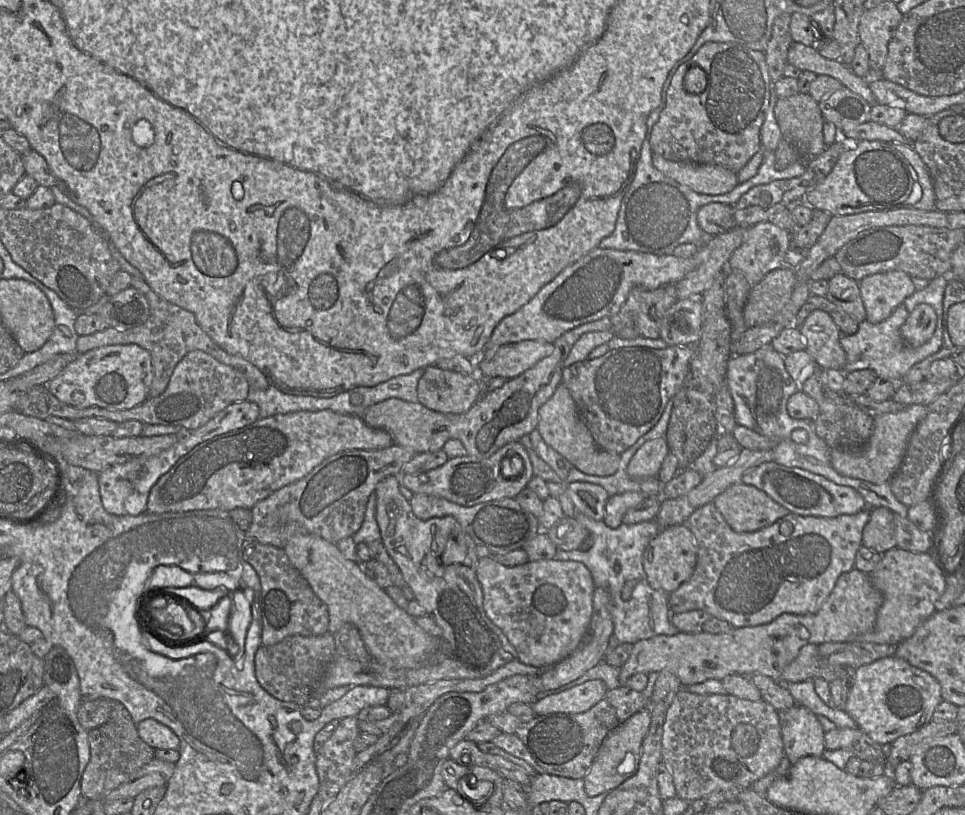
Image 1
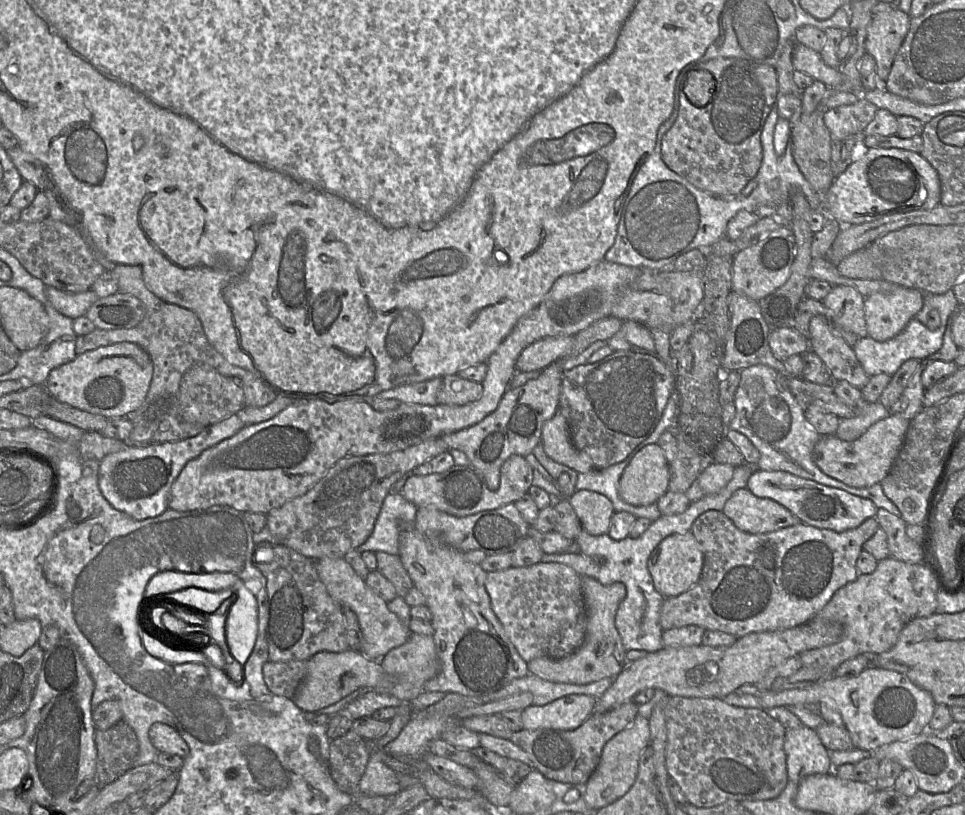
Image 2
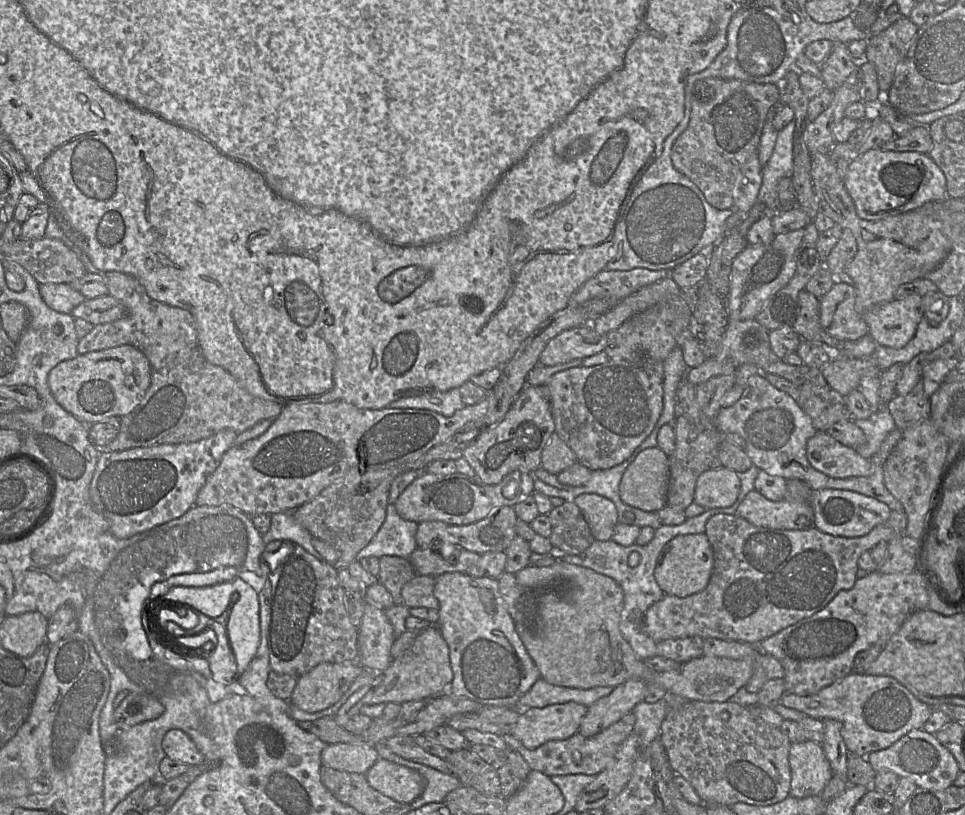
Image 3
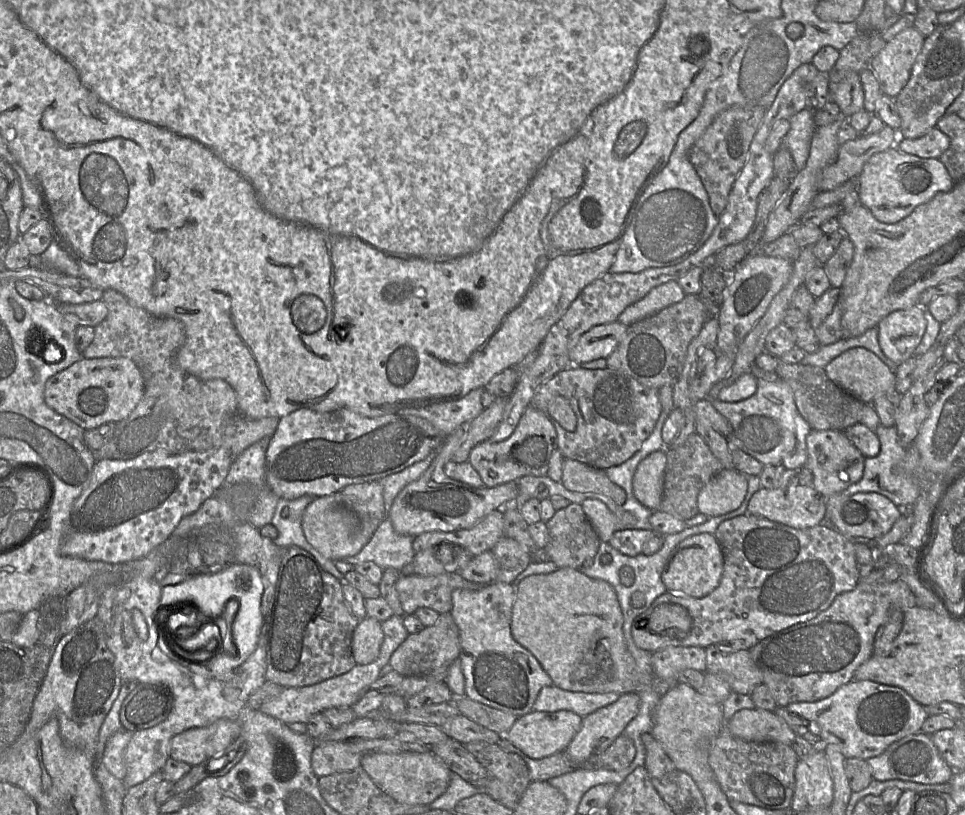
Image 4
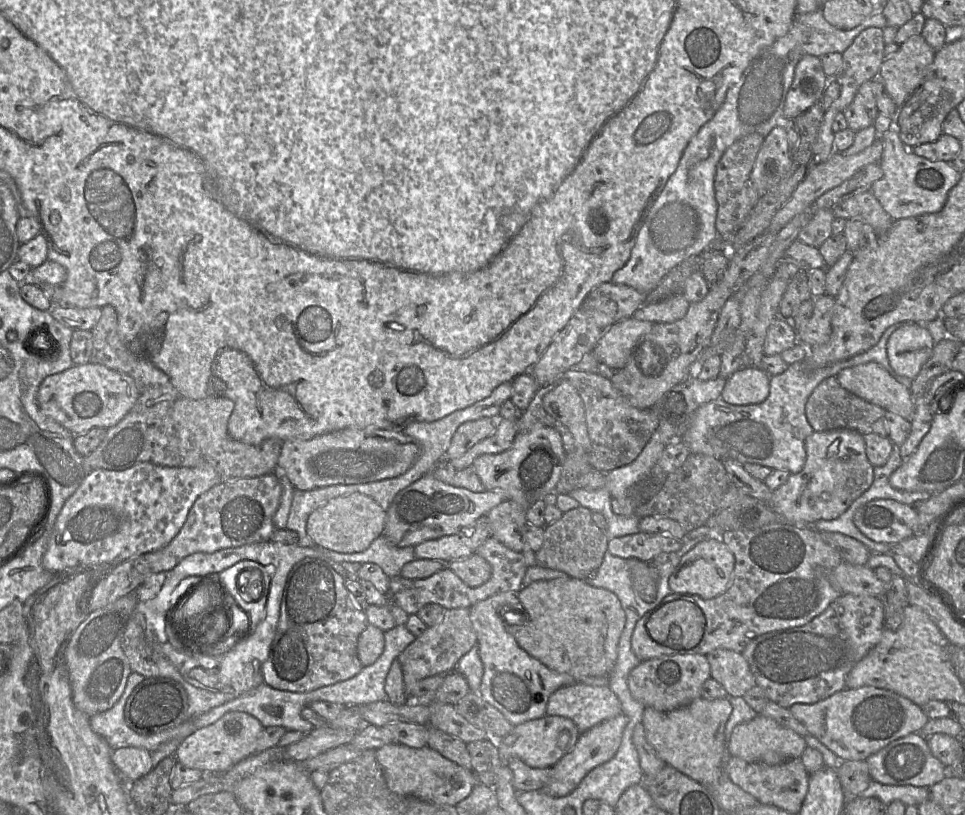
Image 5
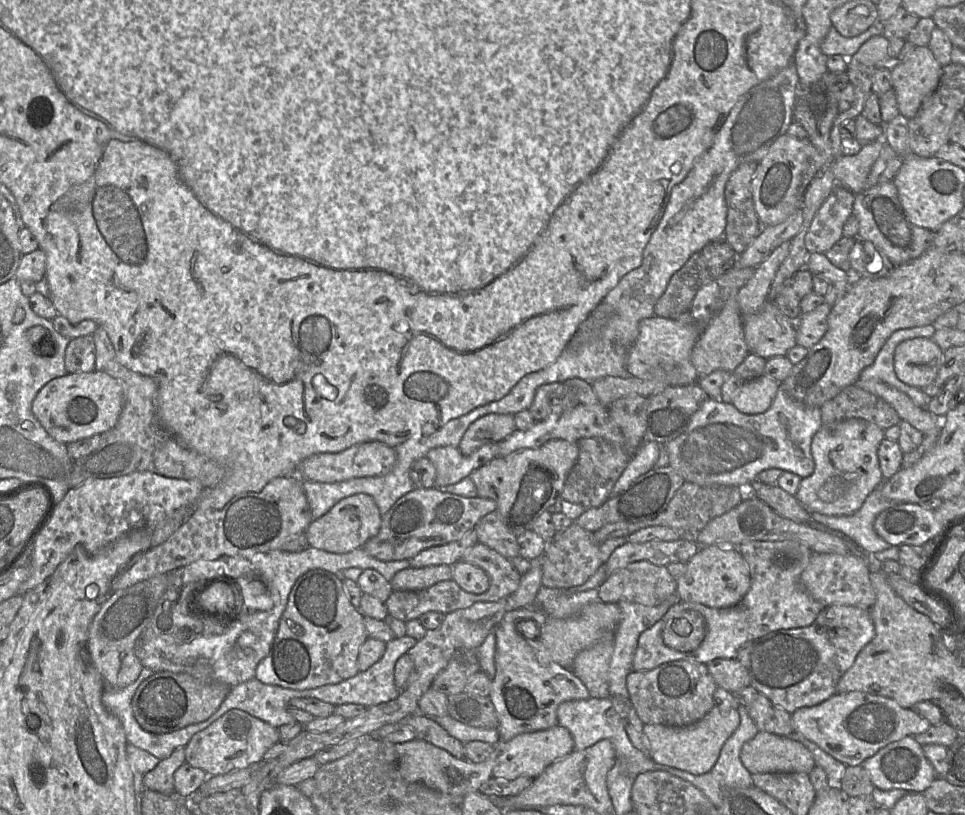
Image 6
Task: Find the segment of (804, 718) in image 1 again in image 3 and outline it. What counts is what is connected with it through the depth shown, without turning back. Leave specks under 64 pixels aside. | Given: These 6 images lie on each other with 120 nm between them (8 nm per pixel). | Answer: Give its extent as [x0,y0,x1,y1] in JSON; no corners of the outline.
[789,739,833,798]

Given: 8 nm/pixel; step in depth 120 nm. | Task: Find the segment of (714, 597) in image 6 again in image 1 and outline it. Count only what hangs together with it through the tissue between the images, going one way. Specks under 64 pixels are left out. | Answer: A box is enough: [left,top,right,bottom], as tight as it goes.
[643,523,697,593]

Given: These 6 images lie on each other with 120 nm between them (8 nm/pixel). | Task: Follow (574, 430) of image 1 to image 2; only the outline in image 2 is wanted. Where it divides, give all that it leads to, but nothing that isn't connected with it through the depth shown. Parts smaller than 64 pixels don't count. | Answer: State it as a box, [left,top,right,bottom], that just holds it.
[541,411,599,473]

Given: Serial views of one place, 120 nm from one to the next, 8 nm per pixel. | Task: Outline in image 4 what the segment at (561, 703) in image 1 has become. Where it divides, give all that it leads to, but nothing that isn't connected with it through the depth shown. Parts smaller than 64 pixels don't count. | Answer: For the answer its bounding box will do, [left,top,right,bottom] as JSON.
[504,711,583,759]

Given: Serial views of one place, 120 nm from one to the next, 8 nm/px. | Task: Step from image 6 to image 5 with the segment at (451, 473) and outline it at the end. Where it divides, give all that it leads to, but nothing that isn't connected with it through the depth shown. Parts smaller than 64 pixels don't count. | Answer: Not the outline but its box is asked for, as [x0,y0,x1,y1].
[450,418,518,470]

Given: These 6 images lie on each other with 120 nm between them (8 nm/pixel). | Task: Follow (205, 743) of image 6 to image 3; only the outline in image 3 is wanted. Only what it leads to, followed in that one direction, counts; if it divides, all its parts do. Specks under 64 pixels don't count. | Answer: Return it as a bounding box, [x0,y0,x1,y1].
[162,729,205,766]

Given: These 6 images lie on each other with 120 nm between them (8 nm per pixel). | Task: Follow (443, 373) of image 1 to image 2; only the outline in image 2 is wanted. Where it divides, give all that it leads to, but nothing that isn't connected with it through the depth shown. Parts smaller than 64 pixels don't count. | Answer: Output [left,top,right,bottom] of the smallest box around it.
[437,375,483,406]

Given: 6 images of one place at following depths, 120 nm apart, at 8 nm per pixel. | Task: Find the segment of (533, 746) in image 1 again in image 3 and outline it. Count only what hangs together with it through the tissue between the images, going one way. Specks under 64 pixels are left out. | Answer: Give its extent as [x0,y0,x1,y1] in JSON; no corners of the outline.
[502,712,635,777]

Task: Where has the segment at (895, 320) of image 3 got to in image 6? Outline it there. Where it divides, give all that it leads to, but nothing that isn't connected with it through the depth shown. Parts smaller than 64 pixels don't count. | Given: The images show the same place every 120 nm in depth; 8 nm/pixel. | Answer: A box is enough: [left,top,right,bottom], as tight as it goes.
[894,338,943,389]

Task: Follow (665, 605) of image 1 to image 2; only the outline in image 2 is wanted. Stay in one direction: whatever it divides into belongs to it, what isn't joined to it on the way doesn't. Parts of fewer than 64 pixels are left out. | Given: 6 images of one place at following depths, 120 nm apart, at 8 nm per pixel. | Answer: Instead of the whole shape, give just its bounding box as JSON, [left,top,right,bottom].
[541,464,754,651]

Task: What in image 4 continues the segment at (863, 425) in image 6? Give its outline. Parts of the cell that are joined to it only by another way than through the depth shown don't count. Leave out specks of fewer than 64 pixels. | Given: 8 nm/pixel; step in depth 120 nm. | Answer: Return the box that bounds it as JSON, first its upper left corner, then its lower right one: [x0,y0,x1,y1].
[747,430,865,529]

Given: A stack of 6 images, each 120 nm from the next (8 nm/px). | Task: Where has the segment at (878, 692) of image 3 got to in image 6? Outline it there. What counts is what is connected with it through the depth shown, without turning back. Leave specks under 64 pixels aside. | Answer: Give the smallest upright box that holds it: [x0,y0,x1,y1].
[791,691,931,766]

